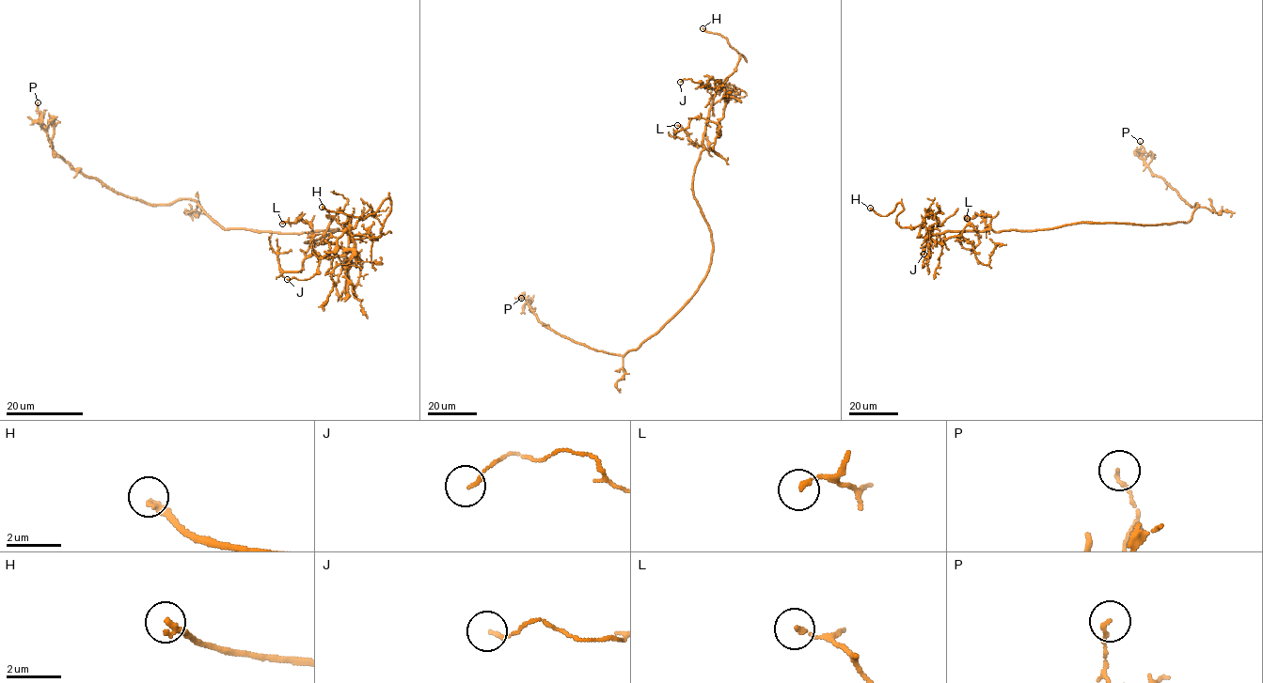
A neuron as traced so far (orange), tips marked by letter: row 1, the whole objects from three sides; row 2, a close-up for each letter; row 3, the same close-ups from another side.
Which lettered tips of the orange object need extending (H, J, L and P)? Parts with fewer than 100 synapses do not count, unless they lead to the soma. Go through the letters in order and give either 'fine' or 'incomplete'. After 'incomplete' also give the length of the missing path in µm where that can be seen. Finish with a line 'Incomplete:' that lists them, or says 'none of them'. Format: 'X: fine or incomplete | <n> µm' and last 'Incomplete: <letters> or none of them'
H: incomplete | 35 µm
J: fine
L: fine
P: fine
Incomplete: H

